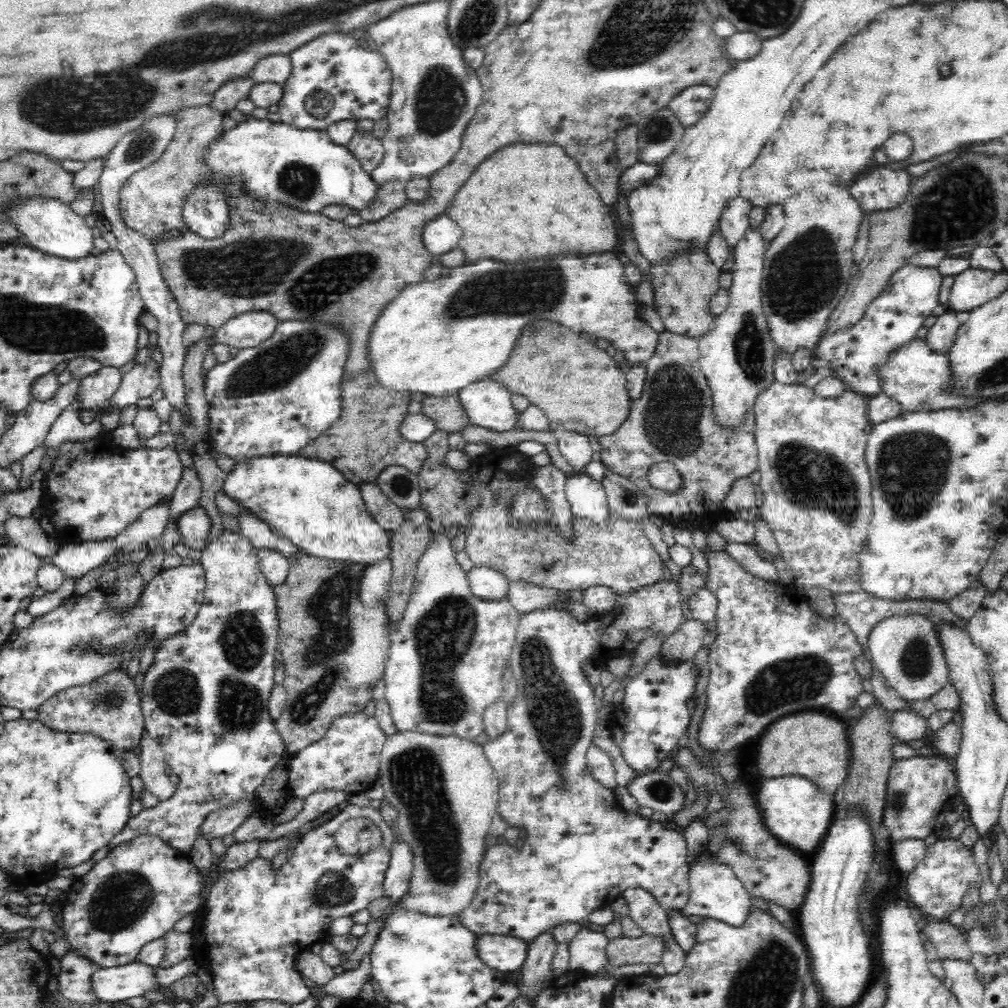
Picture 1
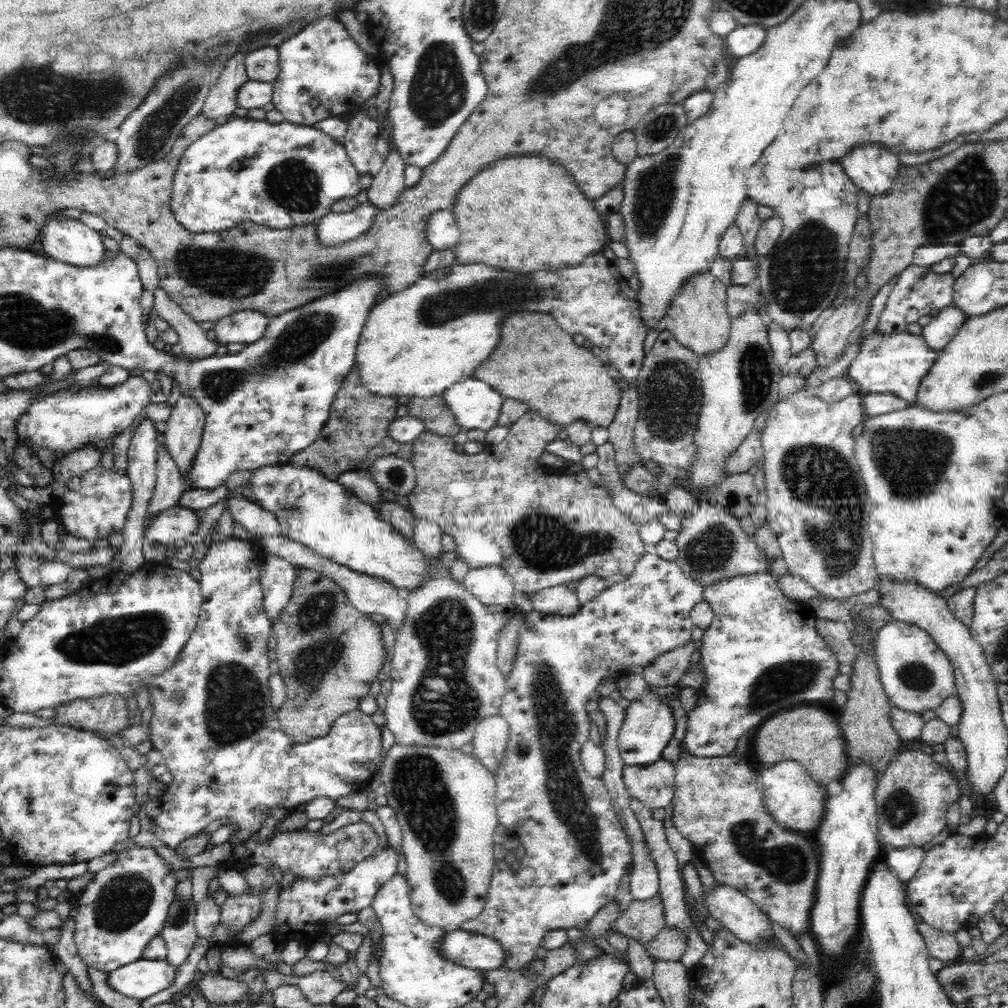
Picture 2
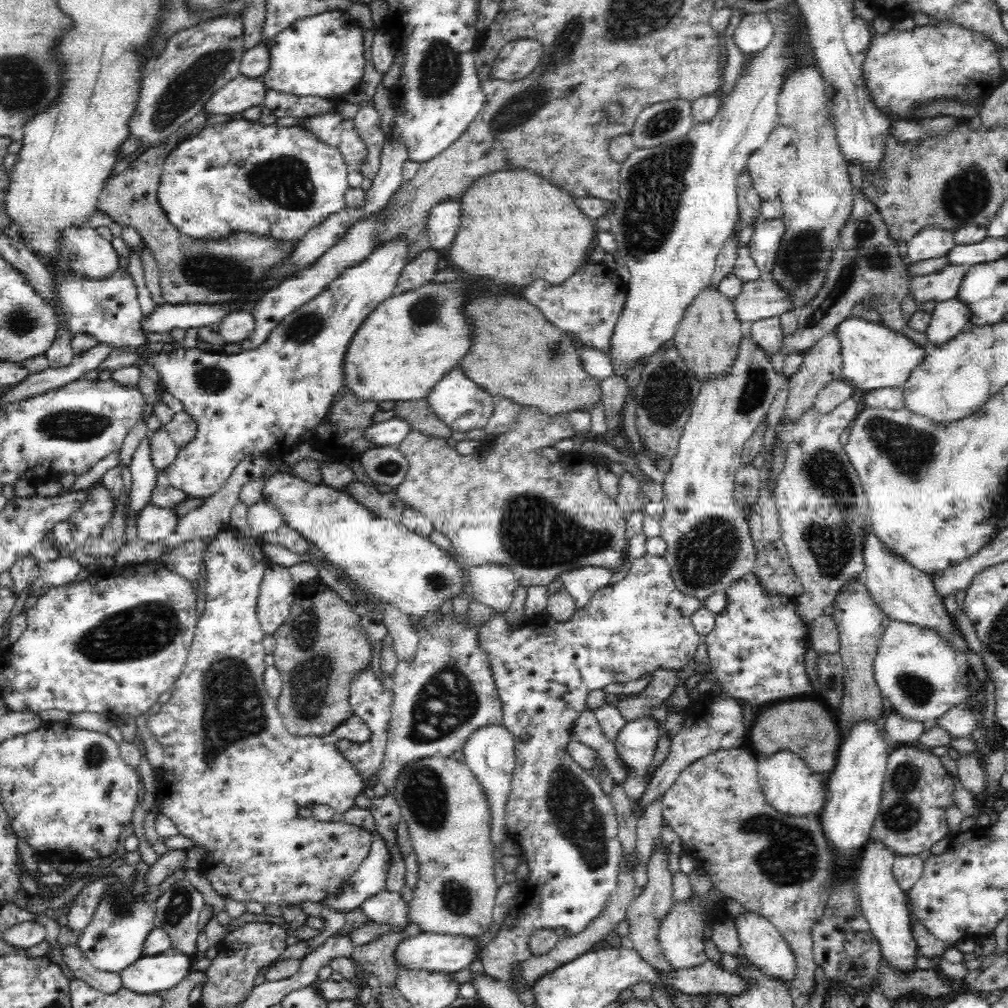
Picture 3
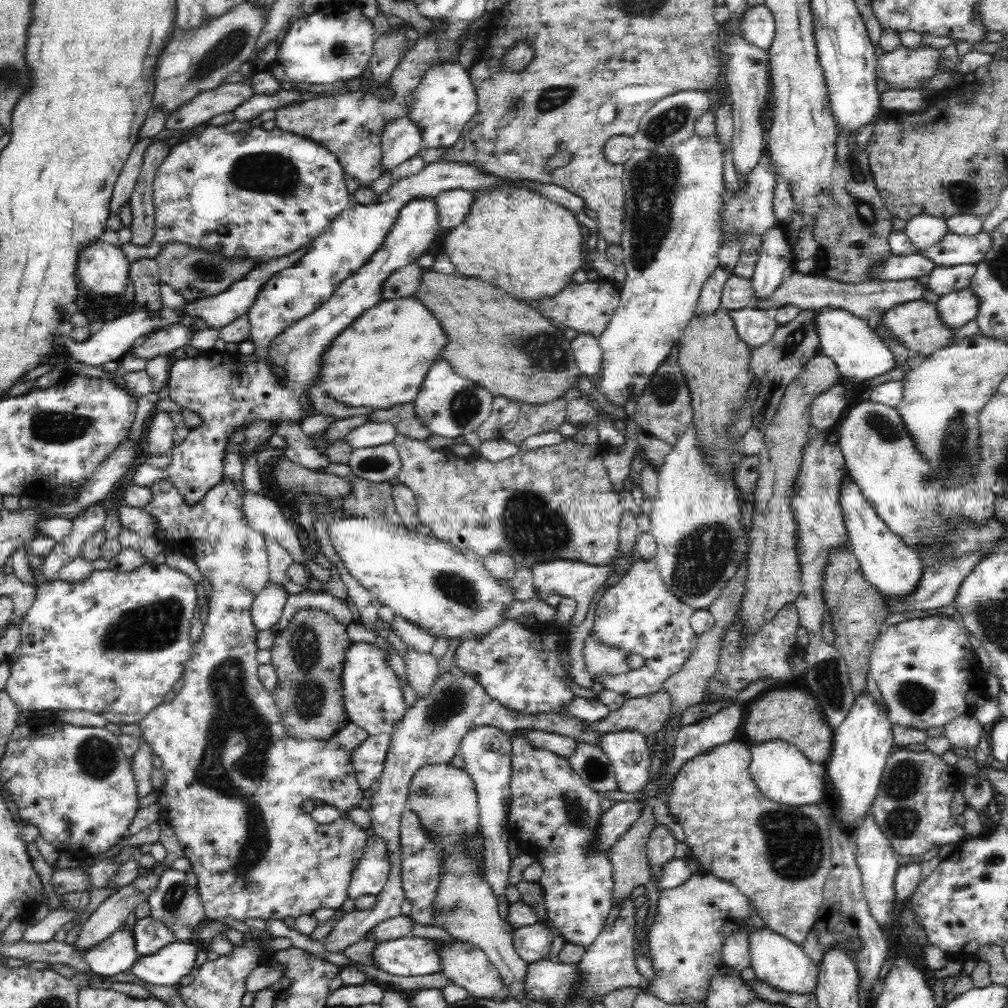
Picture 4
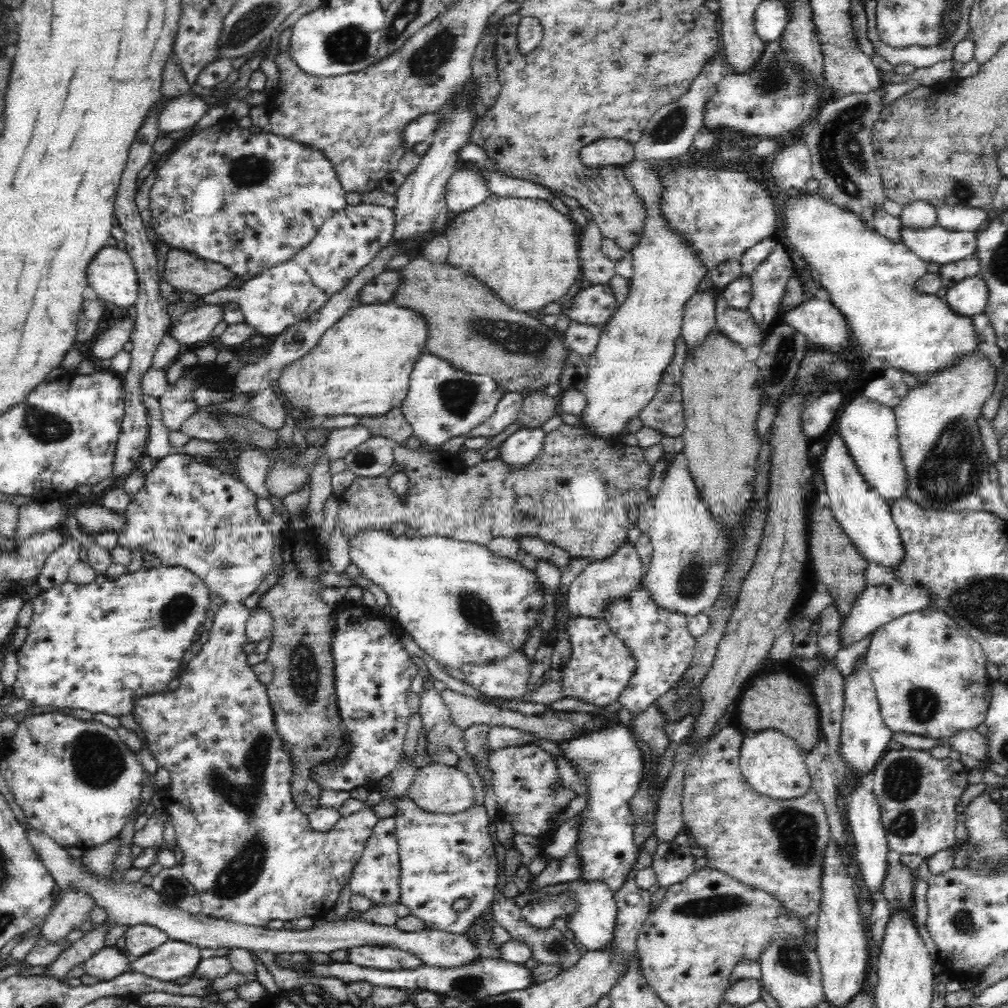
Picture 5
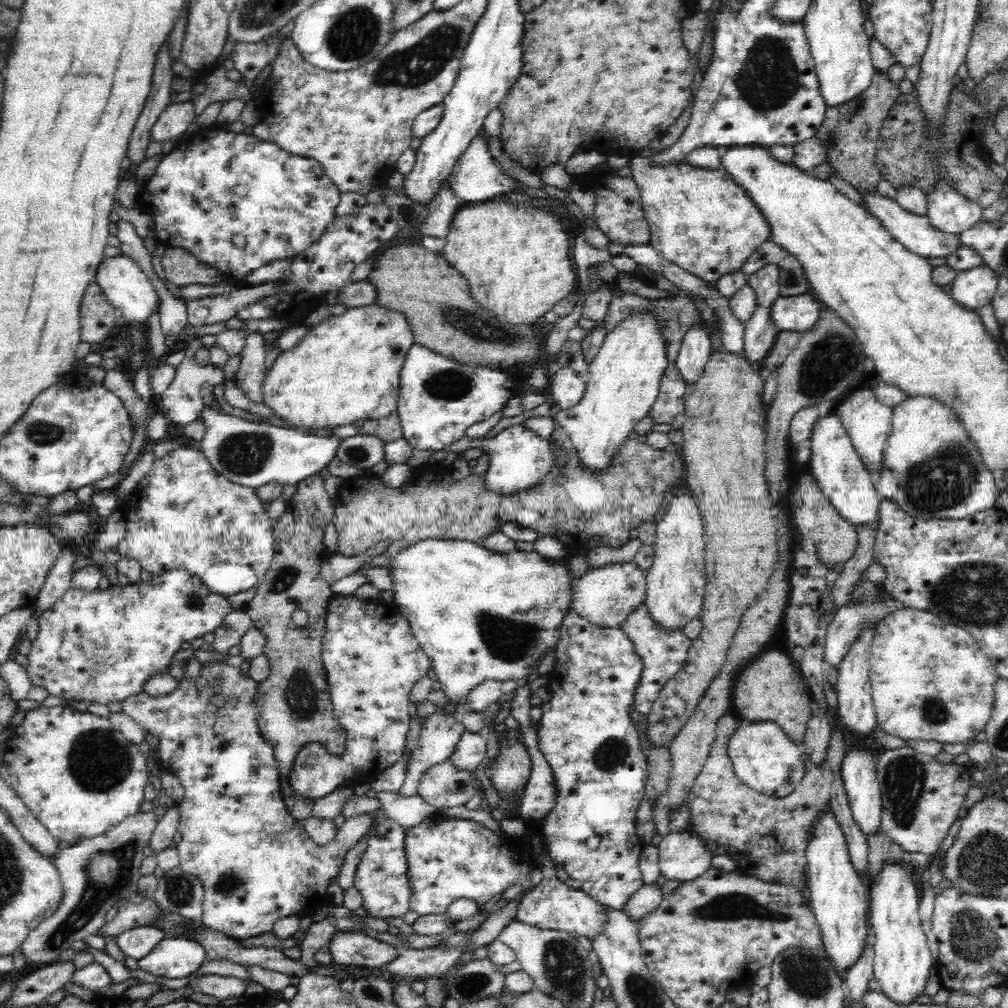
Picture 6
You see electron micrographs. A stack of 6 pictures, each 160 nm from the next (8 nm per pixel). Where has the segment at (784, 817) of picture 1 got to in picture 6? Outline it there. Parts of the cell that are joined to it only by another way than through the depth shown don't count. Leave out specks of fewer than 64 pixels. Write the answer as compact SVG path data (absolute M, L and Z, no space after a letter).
M772 721L740 722L727 740L726 751L736 777L755 792L768 797L788 797L808 771L799 745Z

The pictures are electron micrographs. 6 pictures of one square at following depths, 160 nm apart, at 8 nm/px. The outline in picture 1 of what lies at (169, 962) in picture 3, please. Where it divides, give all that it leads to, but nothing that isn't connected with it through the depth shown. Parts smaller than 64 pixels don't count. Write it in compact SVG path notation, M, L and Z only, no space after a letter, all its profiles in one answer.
M134 961L112 968L96 968L91 978L92 990L102 1003L126 1001L156 990L156 968Z

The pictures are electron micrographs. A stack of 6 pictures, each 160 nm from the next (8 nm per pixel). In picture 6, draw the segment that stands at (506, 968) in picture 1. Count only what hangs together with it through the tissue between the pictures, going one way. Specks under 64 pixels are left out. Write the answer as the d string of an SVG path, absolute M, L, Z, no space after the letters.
M360 930L336 931L327 944L336 964L378 968L396 958L398 951L386 942L365 935Z

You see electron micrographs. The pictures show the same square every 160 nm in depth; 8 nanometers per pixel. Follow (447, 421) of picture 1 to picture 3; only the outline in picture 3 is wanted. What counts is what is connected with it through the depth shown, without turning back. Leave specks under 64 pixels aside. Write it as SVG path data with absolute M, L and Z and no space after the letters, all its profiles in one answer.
M425 398L395 402L392 413L394 413L394 417L408 421L411 430L420 432L425 436L448 439L452 434L450 428L432 413Z

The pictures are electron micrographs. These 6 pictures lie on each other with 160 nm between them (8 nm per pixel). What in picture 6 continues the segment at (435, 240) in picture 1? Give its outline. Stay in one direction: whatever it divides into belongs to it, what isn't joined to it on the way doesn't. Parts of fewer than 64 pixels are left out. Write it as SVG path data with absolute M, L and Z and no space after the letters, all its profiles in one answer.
M476 134L471 140L471 144L460 154L460 158L456 161L451 175L449 175L449 185L462 202L479 202L492 200L500 194L506 192L520 192L528 196L532 196L532 188L528 185L520 183L518 180L512 179L503 170L488 151L488 140L484 134Z

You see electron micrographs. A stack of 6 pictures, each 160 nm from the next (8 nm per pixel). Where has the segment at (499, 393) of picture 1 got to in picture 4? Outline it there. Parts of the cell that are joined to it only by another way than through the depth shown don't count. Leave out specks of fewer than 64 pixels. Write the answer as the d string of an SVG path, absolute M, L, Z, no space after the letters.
M440 358L431 366L412 403L420 422L427 426L432 435L456 439L475 432L490 416L494 397L488 389L455 374L451 365Z

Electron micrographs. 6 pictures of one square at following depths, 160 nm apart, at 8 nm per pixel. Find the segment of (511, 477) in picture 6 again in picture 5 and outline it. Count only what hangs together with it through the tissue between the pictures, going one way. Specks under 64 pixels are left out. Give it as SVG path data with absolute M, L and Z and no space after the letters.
M525 428L508 436L496 449L496 458L507 463L509 467L525 467L540 454L547 436L541 428Z

